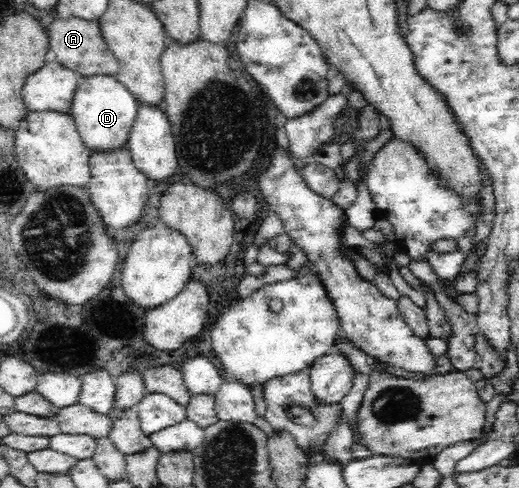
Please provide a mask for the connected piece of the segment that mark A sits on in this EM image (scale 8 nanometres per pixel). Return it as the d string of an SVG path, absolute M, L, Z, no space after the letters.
M69 16L68 19L52 19L47 27L49 49L56 53L58 63L76 70L80 75L115 75L119 69L116 56L109 50L98 22Z

